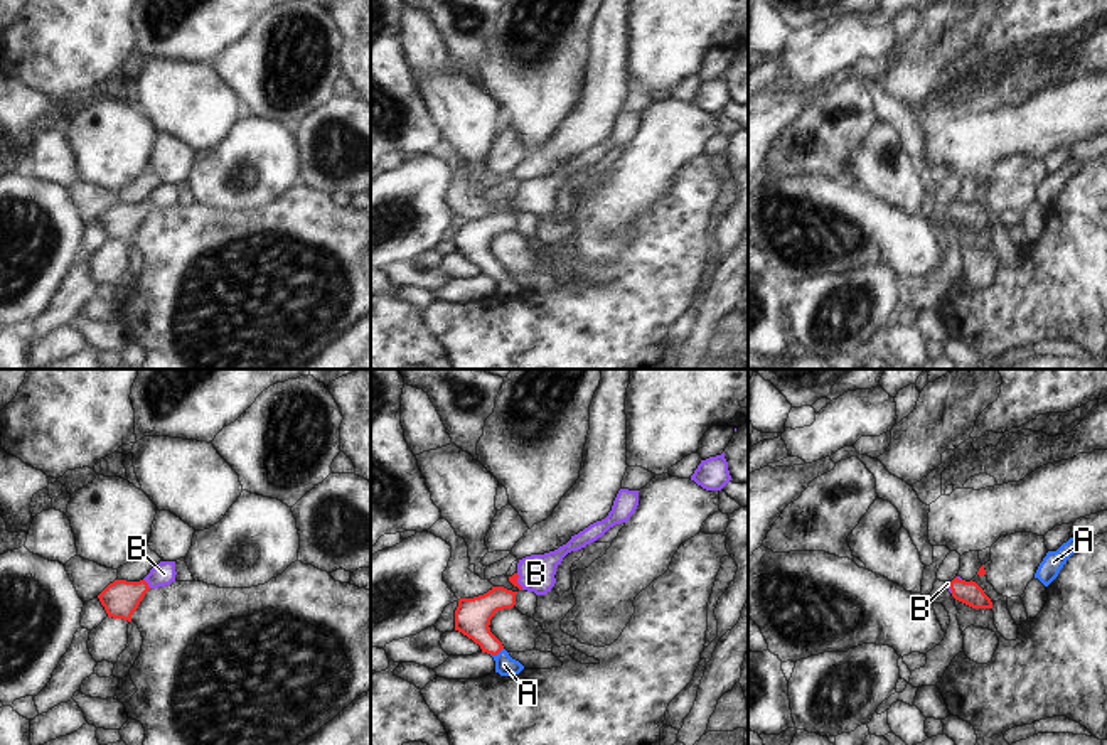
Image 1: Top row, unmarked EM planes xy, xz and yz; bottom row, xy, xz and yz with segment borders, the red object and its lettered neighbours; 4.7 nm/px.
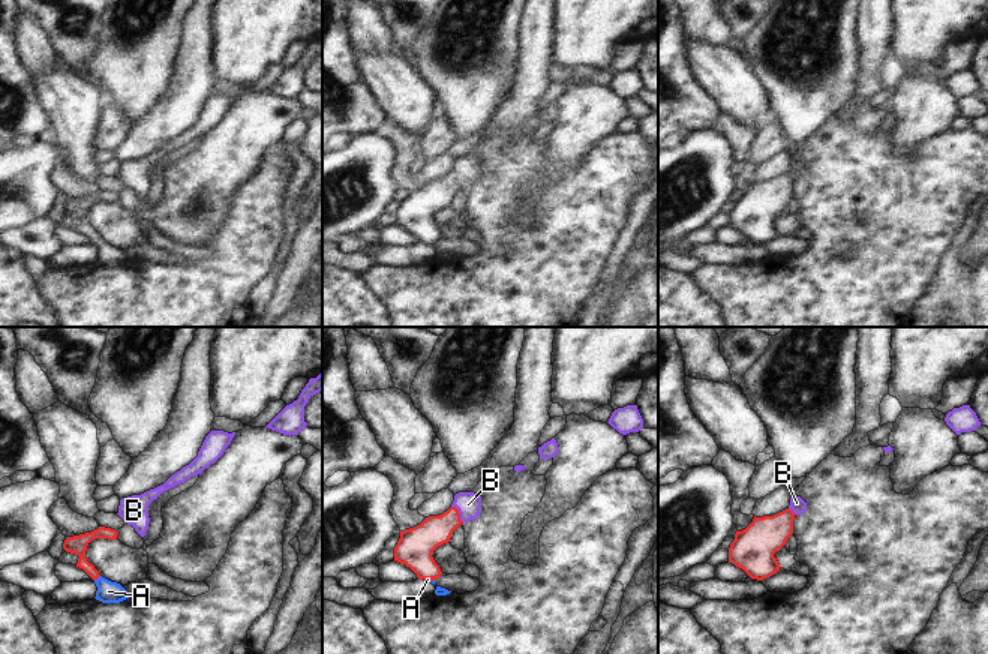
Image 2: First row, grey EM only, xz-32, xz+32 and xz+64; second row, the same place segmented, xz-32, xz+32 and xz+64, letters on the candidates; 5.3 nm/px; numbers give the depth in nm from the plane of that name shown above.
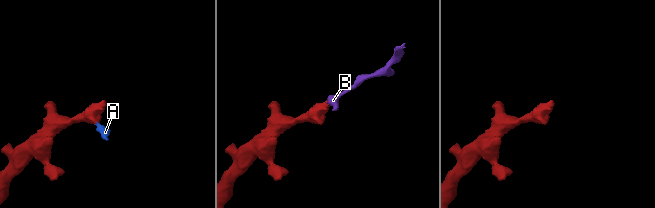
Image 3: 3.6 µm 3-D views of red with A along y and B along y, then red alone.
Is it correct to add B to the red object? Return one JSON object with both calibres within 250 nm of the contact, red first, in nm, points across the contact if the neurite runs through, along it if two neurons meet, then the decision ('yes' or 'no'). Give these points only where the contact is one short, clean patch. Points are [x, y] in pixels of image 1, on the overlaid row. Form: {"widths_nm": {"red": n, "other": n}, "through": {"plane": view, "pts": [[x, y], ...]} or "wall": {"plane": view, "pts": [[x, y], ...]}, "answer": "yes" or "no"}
{"widths_nm": {"red": 180, "other": 110}, "through": {"plane": "xy", "pts": [[120, 599], [147, 584], [164, 573]]}, "answer": "yes"}

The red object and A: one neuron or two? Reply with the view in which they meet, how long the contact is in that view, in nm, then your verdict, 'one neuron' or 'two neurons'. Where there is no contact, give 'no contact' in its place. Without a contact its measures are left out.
meets red in xz; contact 70 nm long; one neuron

